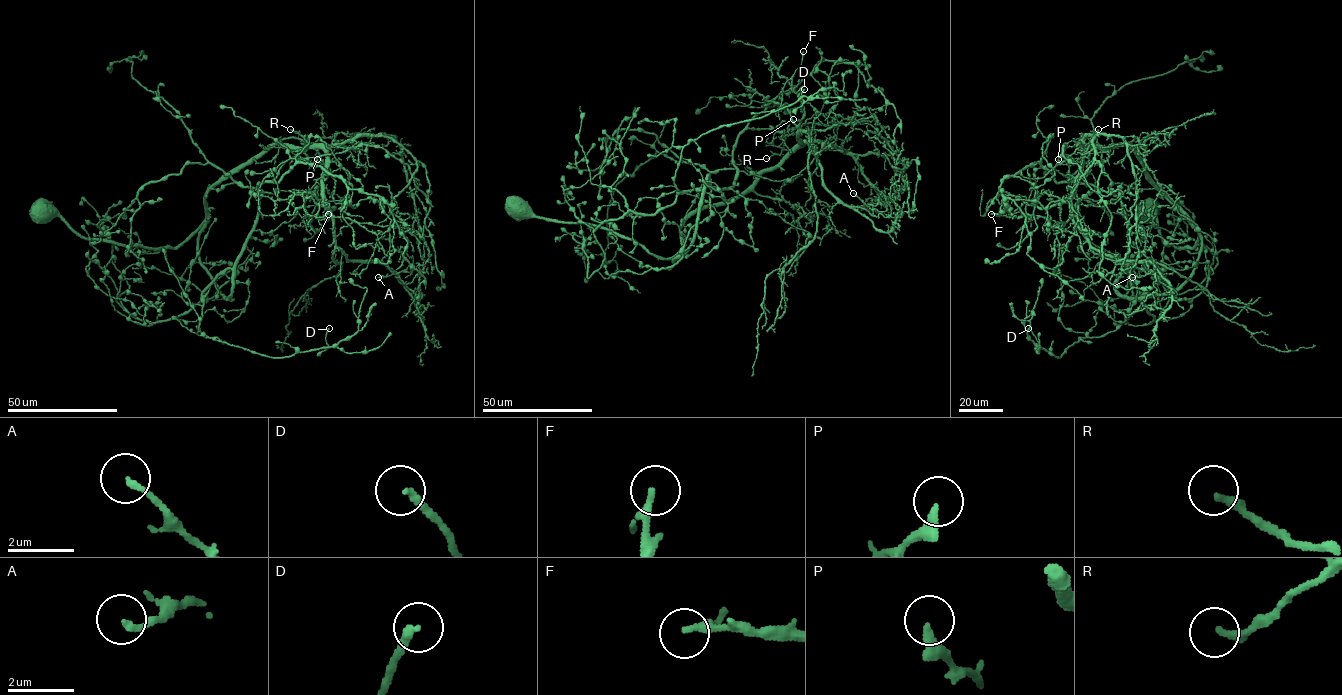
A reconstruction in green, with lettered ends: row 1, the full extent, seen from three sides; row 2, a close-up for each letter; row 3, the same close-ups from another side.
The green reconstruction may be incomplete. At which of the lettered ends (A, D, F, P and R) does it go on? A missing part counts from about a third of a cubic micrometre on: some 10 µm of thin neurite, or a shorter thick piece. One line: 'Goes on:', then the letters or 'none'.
Goes on: D

